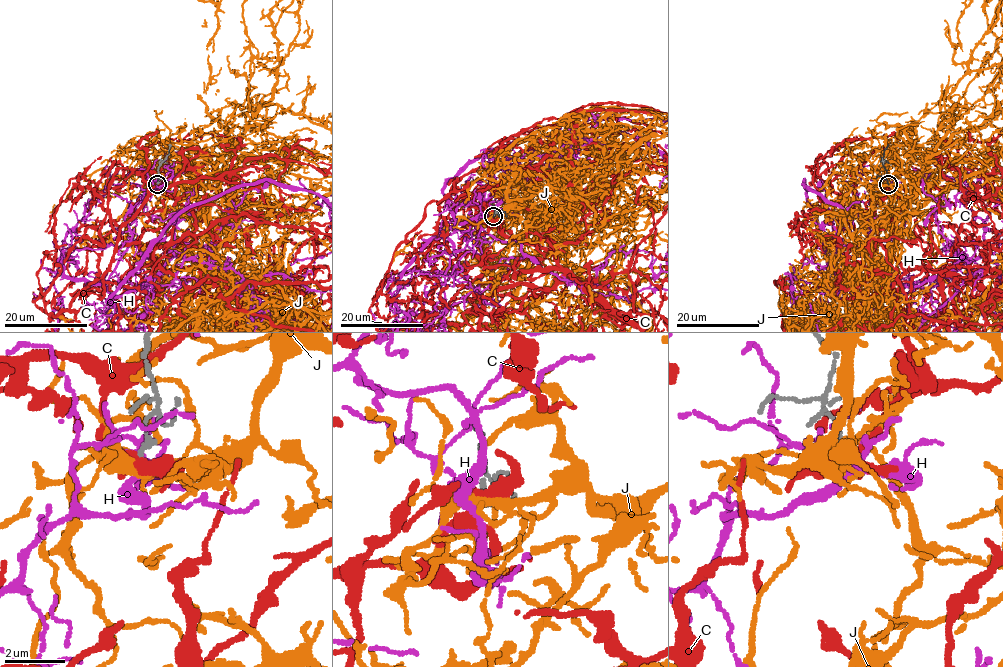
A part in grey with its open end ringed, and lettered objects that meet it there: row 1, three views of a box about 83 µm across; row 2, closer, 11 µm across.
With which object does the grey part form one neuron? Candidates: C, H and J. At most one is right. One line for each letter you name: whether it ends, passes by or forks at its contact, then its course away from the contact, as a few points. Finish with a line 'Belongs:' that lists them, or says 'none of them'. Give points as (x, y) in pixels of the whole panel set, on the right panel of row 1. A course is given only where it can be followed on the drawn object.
H: it forks there
Belongs: H

